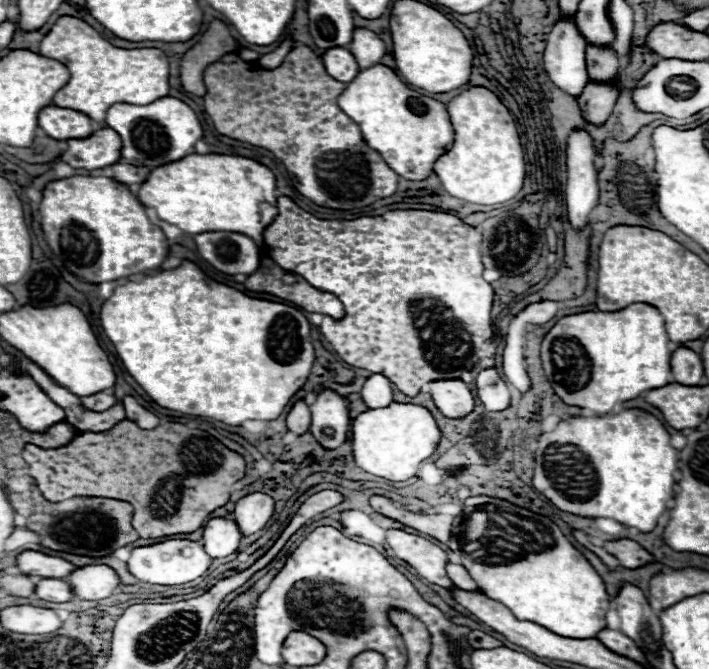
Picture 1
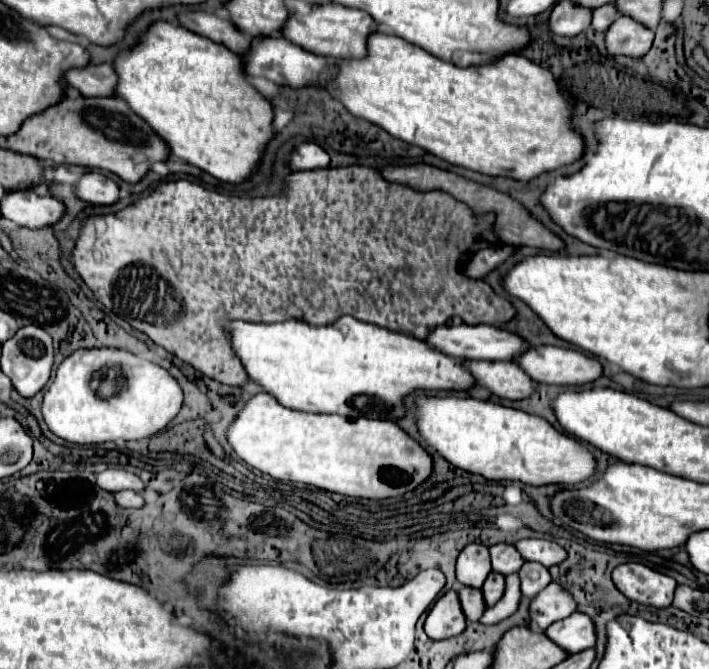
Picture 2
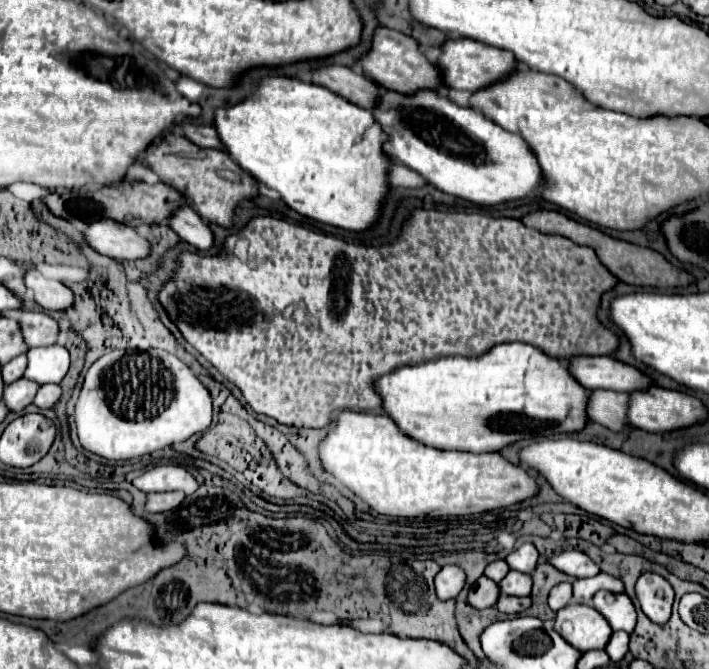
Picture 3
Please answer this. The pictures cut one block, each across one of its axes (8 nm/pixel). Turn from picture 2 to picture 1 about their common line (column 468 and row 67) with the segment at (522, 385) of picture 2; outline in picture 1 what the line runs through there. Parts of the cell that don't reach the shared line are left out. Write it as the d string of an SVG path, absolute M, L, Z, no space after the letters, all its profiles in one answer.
M364 28L354 30L354 36L352 36L352 42L348 44L348 50L354 54L354 58L362 70L380 64L382 56L386 54L384 42L374 32L364 30Z

